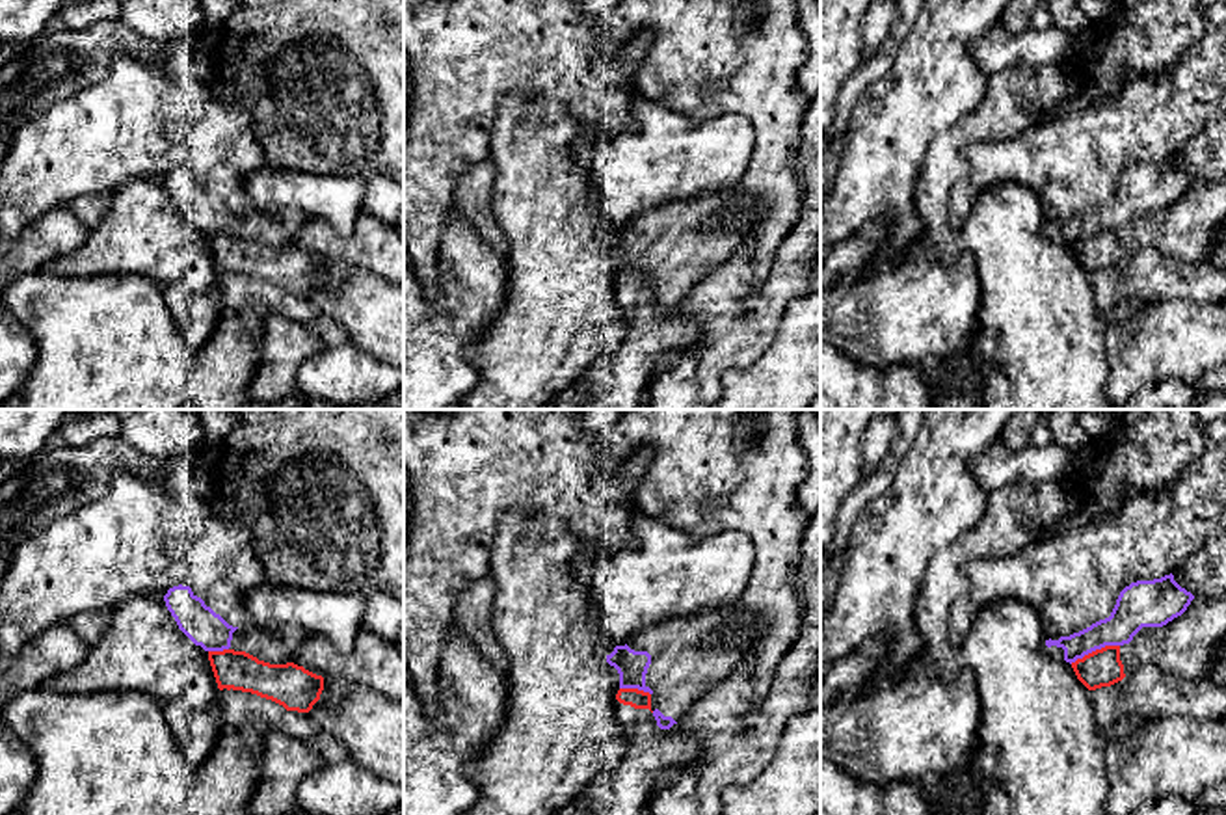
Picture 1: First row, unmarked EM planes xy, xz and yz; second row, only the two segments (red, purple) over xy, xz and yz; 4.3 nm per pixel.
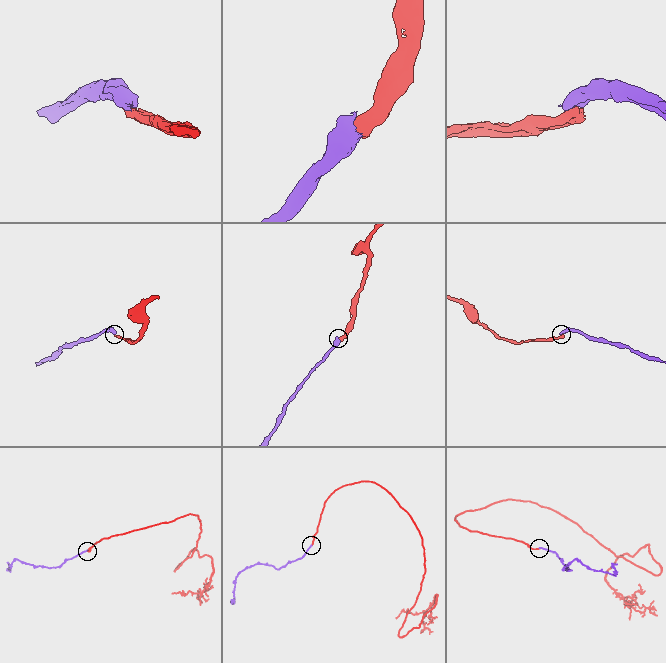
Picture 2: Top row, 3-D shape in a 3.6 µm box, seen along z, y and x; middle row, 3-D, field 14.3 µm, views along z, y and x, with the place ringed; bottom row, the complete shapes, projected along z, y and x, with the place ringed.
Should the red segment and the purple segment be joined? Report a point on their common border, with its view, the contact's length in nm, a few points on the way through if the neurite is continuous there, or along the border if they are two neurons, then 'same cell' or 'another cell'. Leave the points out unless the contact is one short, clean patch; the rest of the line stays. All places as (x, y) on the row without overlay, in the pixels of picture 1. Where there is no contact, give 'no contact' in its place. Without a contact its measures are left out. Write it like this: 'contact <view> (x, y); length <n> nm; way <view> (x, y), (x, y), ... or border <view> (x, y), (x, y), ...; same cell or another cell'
contact yz (1096, 233); length 240 nm; border yz (1119, 227), (1096, 231), (1070, 246); another cell

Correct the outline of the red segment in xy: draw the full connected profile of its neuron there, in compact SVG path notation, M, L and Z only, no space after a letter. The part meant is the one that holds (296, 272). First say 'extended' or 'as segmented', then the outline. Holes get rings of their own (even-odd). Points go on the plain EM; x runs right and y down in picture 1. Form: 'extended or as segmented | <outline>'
as segmented | M234 233L208 234L208 244L220 274L251 275L287 294L309 296L324 274L322 259L294 246L270 247Z

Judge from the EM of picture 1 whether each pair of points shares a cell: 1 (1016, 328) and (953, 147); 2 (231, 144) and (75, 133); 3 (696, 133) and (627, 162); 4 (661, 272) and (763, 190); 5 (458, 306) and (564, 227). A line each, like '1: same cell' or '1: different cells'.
1: same cell
2: same cell
3: same cell
4: different cells
5: different cells

